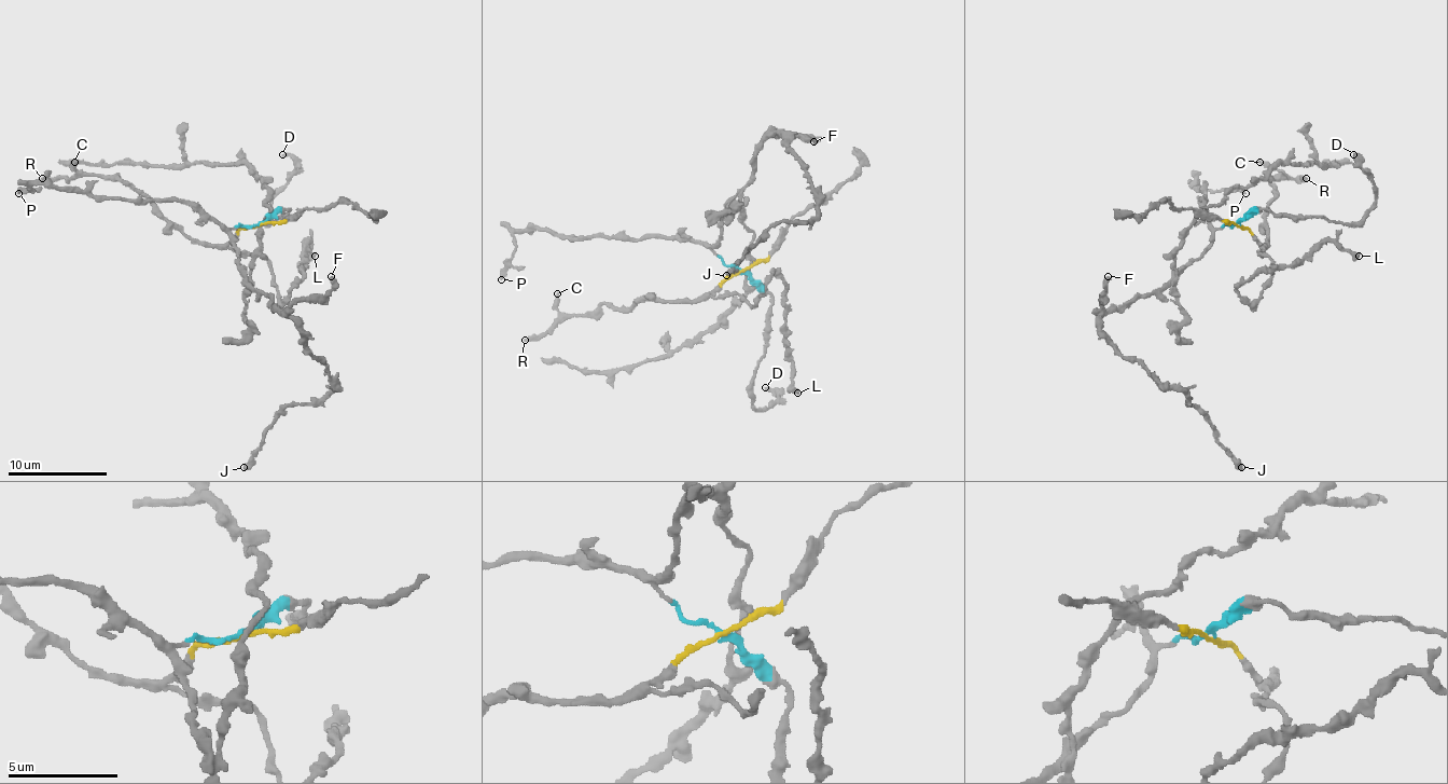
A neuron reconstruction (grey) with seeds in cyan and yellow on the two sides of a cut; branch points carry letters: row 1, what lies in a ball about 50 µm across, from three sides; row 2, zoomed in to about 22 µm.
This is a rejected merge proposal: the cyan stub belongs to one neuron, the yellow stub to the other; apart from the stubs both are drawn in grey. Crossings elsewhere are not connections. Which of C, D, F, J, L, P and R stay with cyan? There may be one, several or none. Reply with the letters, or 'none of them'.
D, F, J, P

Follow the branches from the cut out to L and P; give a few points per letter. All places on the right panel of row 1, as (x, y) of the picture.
L: (1237, 223), (1271, 261), (1269, 284), (1247, 301), (1242, 284), (1299, 266), (1326, 241), (1359, 256)
P: (1237, 223), (1214, 229), (1207, 221), (1202, 201), (1205, 196), (1195, 187), (1244, 193)

